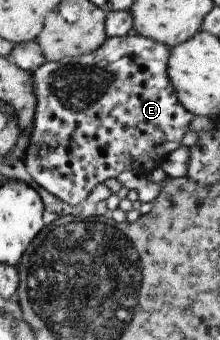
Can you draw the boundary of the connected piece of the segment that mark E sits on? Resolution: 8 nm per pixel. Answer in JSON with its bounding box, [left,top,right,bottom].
[21,32,195,206]

